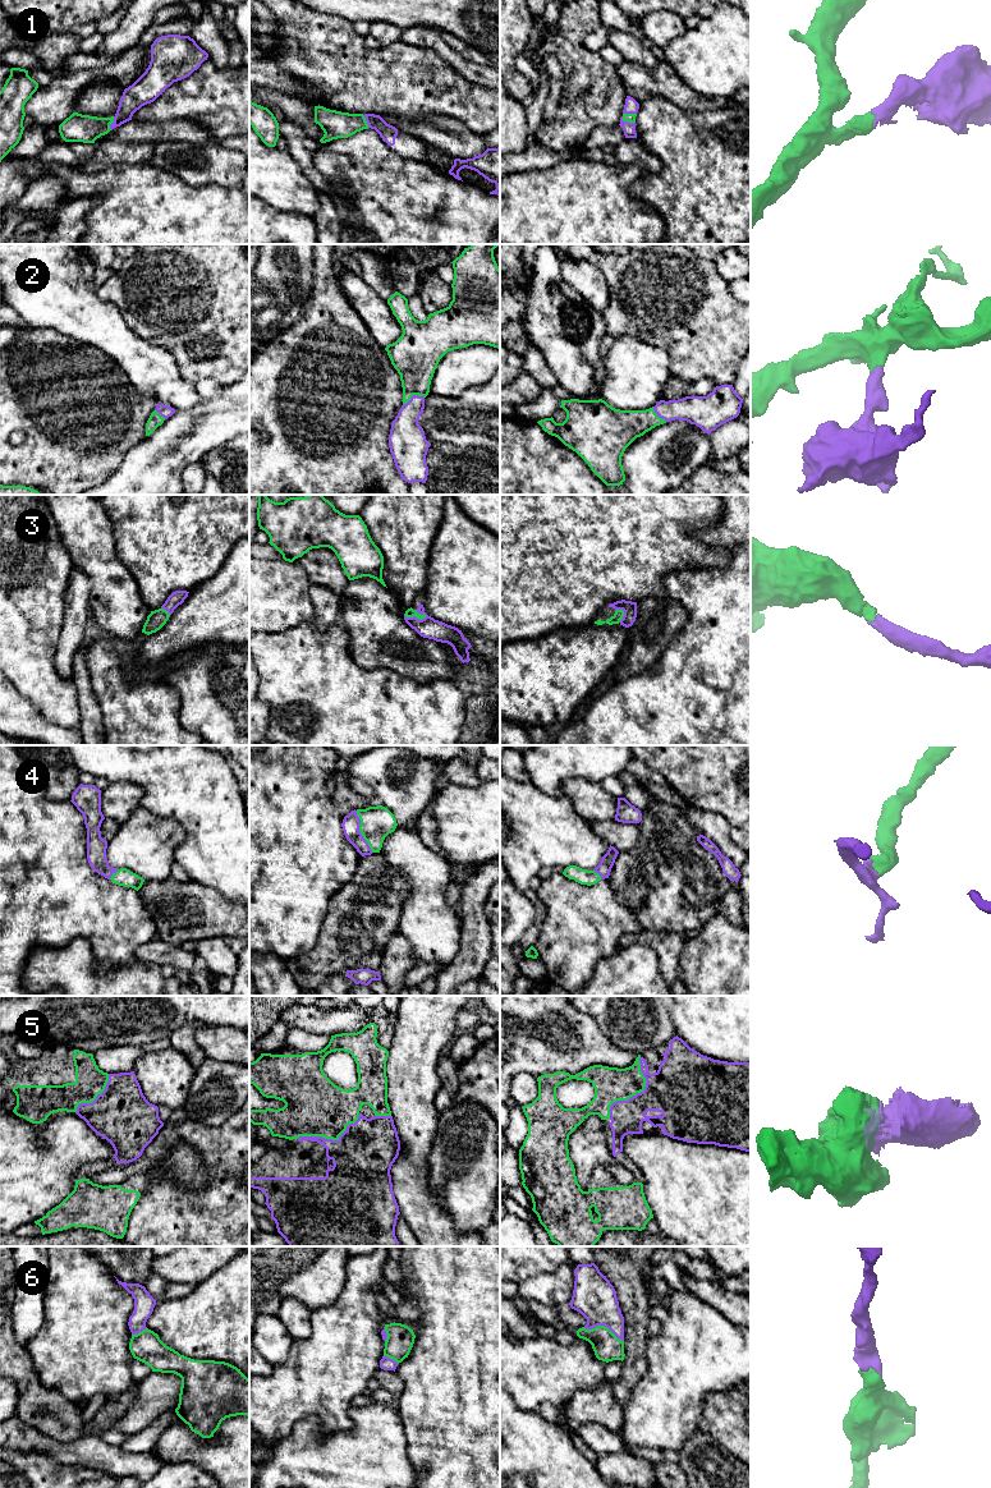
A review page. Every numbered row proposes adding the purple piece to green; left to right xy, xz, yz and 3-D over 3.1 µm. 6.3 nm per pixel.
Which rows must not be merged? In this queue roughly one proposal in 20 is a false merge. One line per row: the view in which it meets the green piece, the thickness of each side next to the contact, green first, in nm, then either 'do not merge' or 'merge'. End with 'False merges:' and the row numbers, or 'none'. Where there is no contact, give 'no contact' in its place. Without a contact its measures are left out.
1: yz | 60/70 nm | merge
2: xz | 300/200 nm | merge
3: xz | 60/130 nm | merge
4: xz | 200/110 nm | merge
5: yz | 220/340 nm | merge
6: yz | 170/280 nm | merge
False merges: none

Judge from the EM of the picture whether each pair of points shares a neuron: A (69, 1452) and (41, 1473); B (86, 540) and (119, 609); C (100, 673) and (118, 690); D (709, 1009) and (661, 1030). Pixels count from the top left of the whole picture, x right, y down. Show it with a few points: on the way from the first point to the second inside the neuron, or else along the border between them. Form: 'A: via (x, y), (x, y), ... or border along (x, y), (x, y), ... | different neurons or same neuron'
A: border along (30, 1451), (40, 1451), (60, 1463), (87, 1468) | different neurons
B: via (96, 556), (114, 592) | same neuron
C: via (104, 676), (114, 687) | same neuron
D: border along (669, 1009), (671, 1024), (678, 1034) | different neurons

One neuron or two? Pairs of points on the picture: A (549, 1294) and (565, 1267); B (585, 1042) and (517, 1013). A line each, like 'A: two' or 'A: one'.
A: one
B: one

